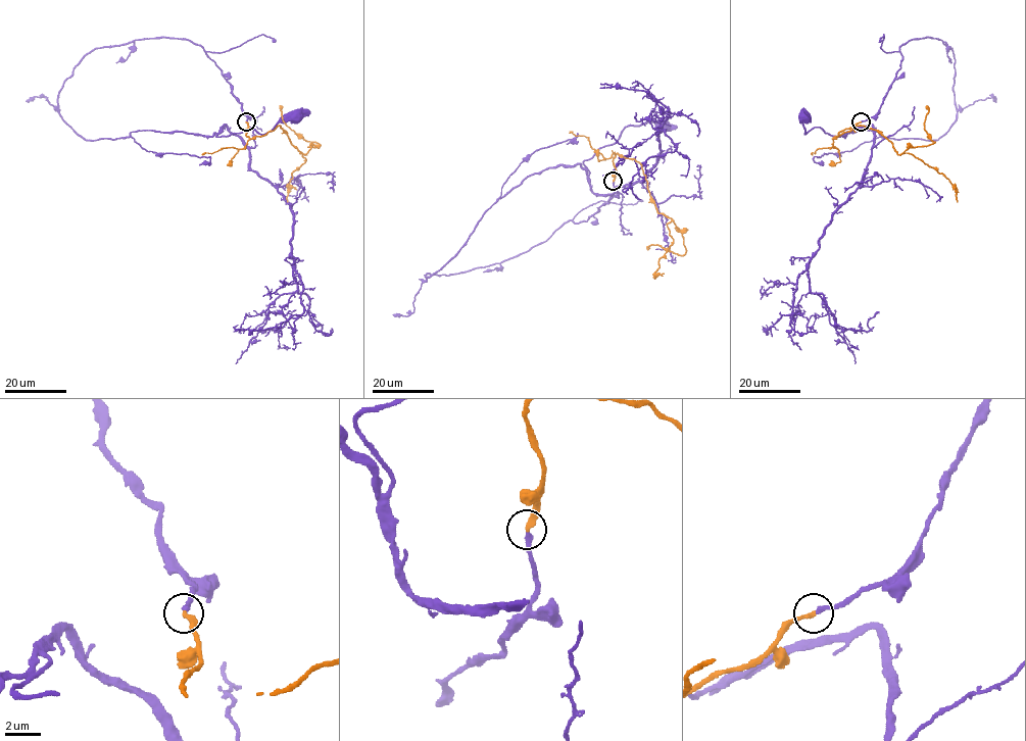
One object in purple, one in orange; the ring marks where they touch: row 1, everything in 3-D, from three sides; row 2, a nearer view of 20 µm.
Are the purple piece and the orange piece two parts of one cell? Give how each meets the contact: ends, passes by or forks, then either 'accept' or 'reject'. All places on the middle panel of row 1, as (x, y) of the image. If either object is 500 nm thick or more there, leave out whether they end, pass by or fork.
purple ends; orange ends; accept

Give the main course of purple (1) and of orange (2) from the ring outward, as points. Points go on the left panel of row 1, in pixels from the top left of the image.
1: (246, 121), (218, 66), (175, 38), (92, 49), (57, 98), (85, 140), (143, 130), (260, 134), (295, 116)
2: (246, 121), (249, 138), (280, 126), (302, 153), (319, 145), (291, 130), (280, 105)

